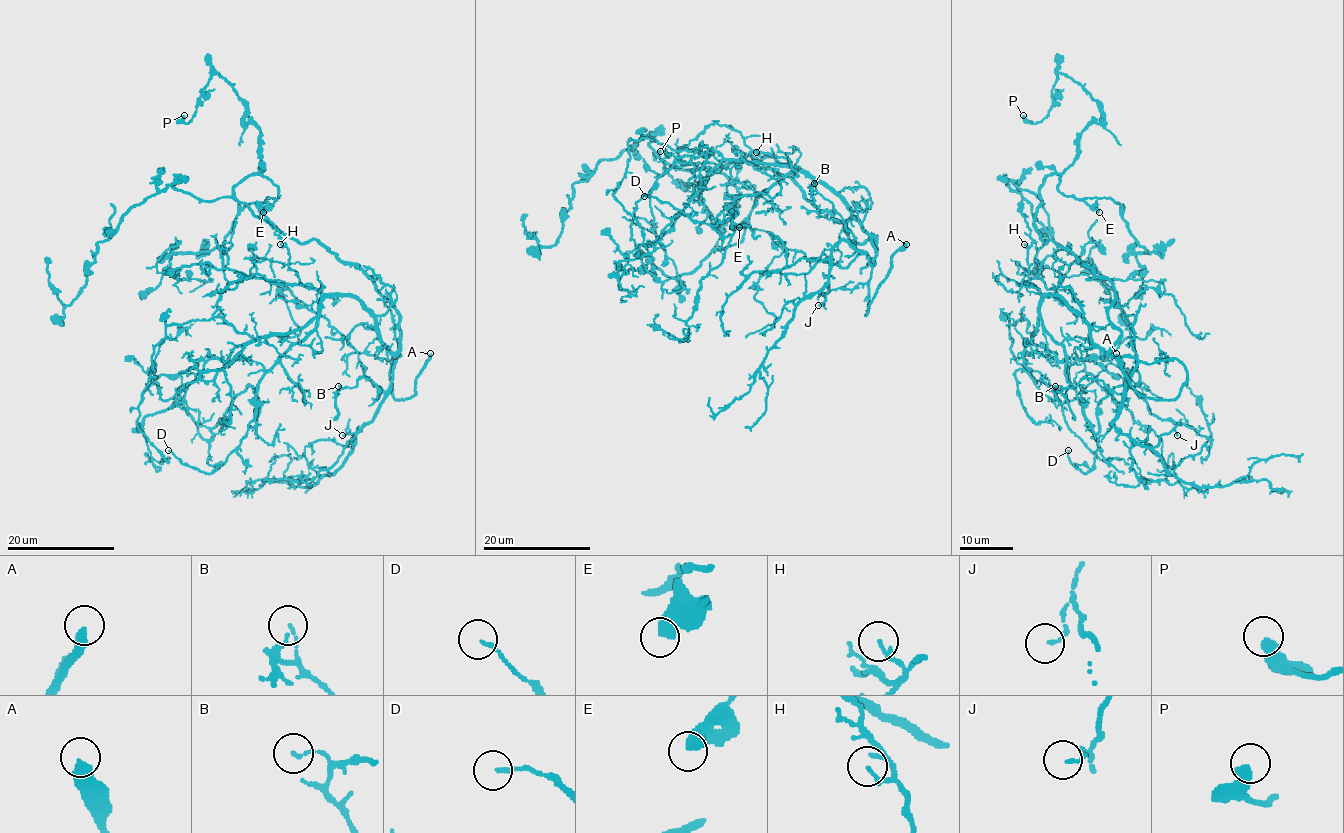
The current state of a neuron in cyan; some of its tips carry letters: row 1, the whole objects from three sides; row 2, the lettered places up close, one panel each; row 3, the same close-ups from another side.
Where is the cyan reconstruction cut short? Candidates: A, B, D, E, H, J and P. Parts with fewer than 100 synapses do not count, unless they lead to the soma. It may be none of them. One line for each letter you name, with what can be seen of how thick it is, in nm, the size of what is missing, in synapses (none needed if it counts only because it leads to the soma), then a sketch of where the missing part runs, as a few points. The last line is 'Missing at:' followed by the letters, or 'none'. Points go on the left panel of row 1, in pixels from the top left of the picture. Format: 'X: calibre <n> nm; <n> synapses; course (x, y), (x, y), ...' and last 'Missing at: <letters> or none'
A: calibre 400 nm
Missing at: A

